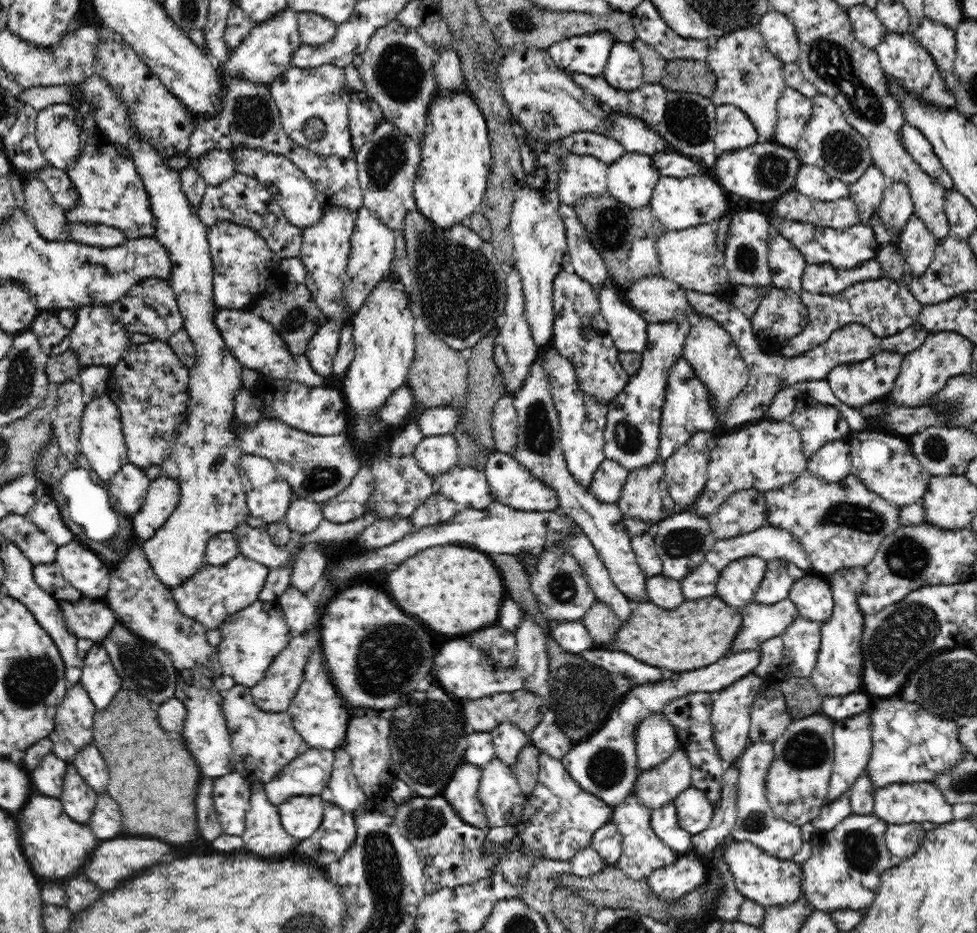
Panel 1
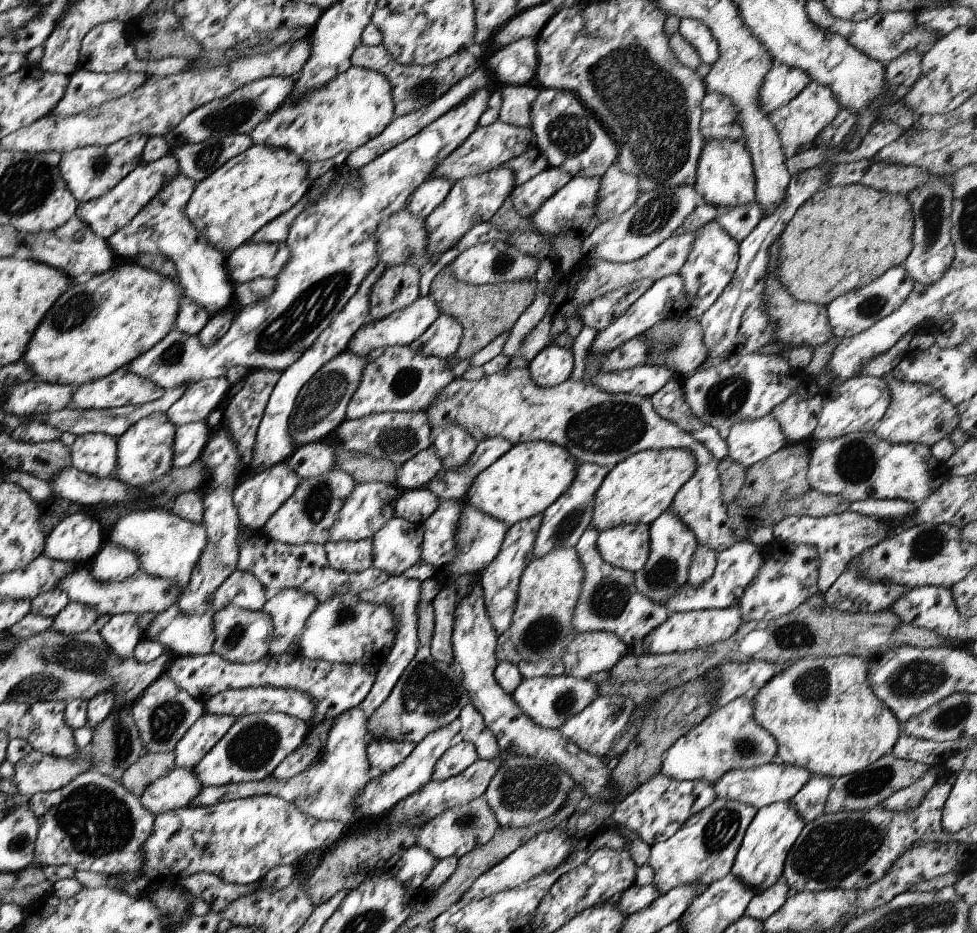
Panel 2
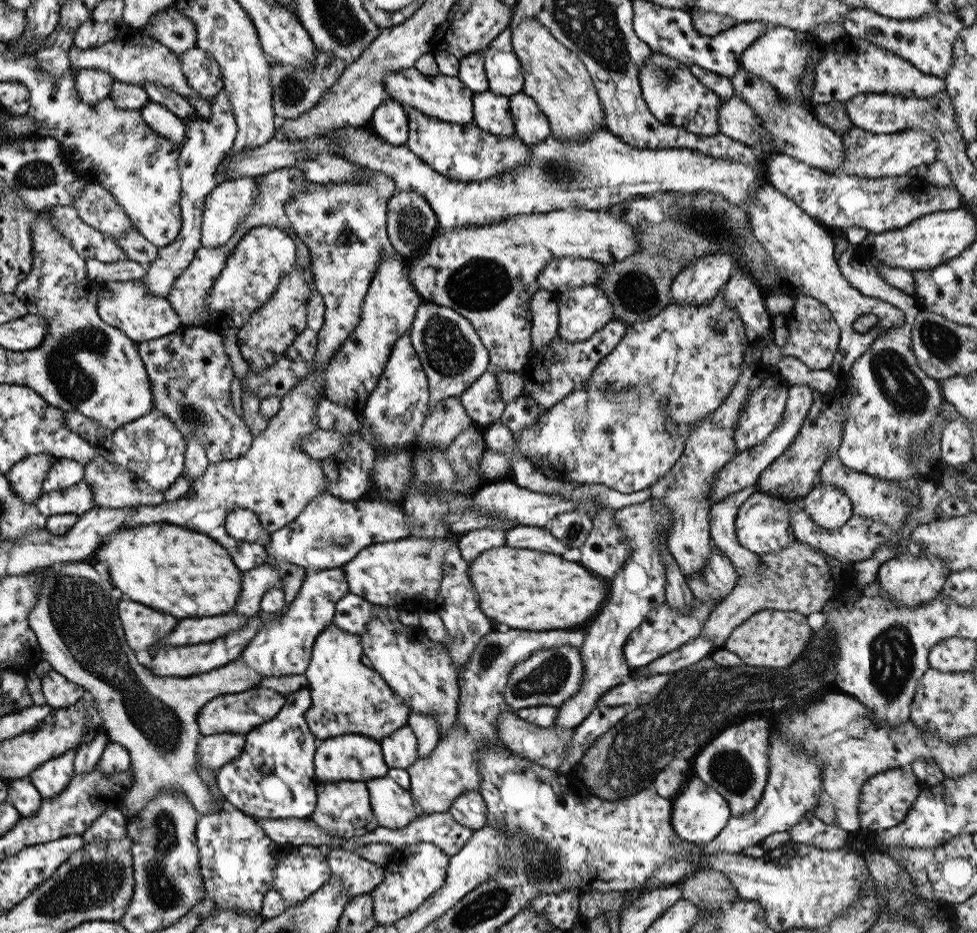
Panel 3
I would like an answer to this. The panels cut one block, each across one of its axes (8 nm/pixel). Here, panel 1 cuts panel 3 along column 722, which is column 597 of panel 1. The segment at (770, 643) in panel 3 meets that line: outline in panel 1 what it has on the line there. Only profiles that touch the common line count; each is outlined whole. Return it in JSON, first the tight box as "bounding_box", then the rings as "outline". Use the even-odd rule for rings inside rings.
{"bounding_box":[596,595,742,672],"outline":[[[716,595],[697,601],[684,601],[675,609],[666,610],[650,601],[632,606],[630,616],[620,619],[614,638],[596,648],[628,653],[636,660],[664,672],[684,672],[714,664],[722,658],[742,626],[738,608],[722,603]]]}

